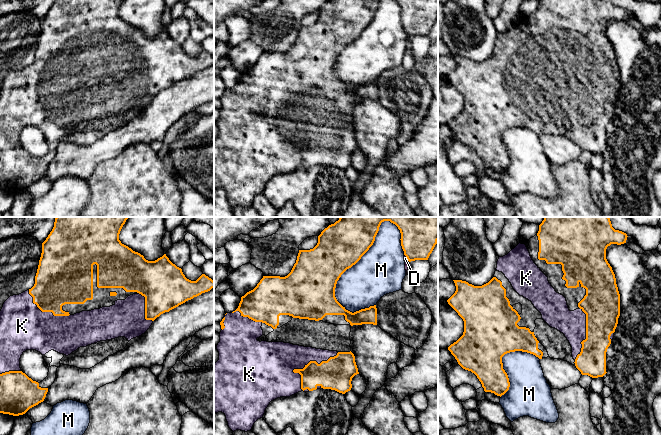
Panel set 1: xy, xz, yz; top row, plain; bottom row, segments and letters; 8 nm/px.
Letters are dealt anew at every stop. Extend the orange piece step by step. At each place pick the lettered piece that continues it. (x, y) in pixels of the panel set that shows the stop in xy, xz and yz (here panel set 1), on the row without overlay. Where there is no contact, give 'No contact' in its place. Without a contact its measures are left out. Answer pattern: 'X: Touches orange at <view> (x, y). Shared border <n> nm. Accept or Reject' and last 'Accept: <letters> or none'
D: Touches orange at xz (407, 34). Shared border 80 nm. Reject
K: Touches orange at xz (305, 141). Shared border 420 nm. Accept
M: Touches orange at xz (347, 44). Shared border 750 nm. Reject
Accept: K

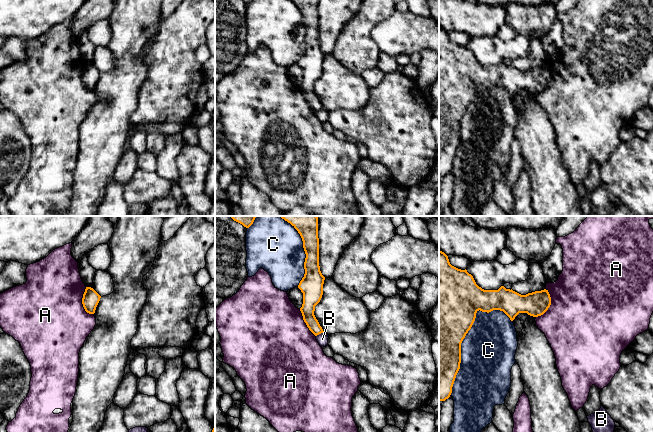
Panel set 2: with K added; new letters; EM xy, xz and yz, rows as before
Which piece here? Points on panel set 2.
A: Touches orange at yz (550, 80). Shared border 260 nm. Reject
B: Touches orange at xz (319, 109). Shared border 80 nm. Reject
C: Touches orange at yz (462, 116). Shared border 800 nm. Reject
Accept: none

